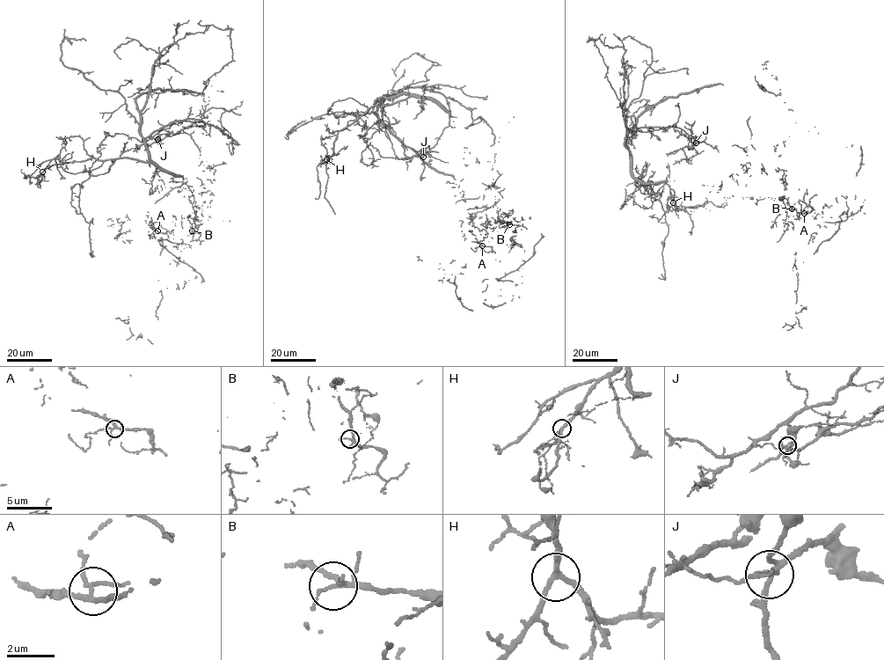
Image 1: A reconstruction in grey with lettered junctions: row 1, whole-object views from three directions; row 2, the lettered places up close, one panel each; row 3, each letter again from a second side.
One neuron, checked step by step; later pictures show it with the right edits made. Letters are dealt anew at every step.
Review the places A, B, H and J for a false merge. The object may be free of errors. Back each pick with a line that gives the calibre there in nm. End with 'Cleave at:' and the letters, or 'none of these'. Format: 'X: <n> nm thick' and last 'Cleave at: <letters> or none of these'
J: 200 nm thick
Cleave at: J

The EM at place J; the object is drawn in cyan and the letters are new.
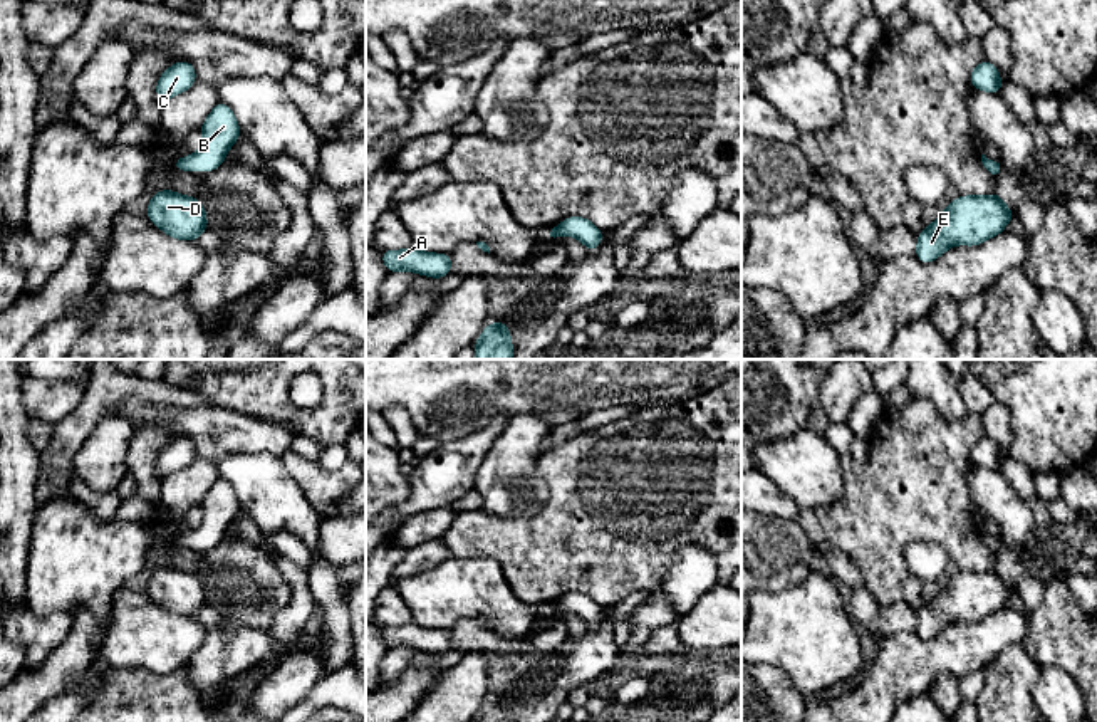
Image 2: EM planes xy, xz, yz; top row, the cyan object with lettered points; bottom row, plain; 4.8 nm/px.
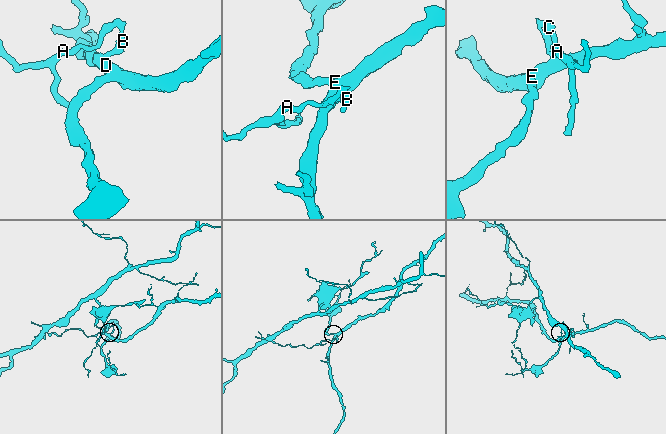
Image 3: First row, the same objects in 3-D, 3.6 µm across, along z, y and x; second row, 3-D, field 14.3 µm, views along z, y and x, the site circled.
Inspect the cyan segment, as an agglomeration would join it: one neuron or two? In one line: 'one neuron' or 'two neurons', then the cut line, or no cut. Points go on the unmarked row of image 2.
two neurons; cut in xy along (175, 534), (181, 534), (188, 546)

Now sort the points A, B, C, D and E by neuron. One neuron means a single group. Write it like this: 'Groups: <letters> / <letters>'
Groups: A B C / D E

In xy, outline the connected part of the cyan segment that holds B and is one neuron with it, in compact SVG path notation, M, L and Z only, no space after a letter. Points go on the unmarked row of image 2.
M218 479L213 487L208 490L205 499L201 500L201 524L198 529L190 531L186 534L176 534L176 536L185 536L188 539L188 547L211 547L216 546L223 541L226 527L235 521L235 517L240 514L242 507L238 502L238 497L233 490L233 487L225 480Z

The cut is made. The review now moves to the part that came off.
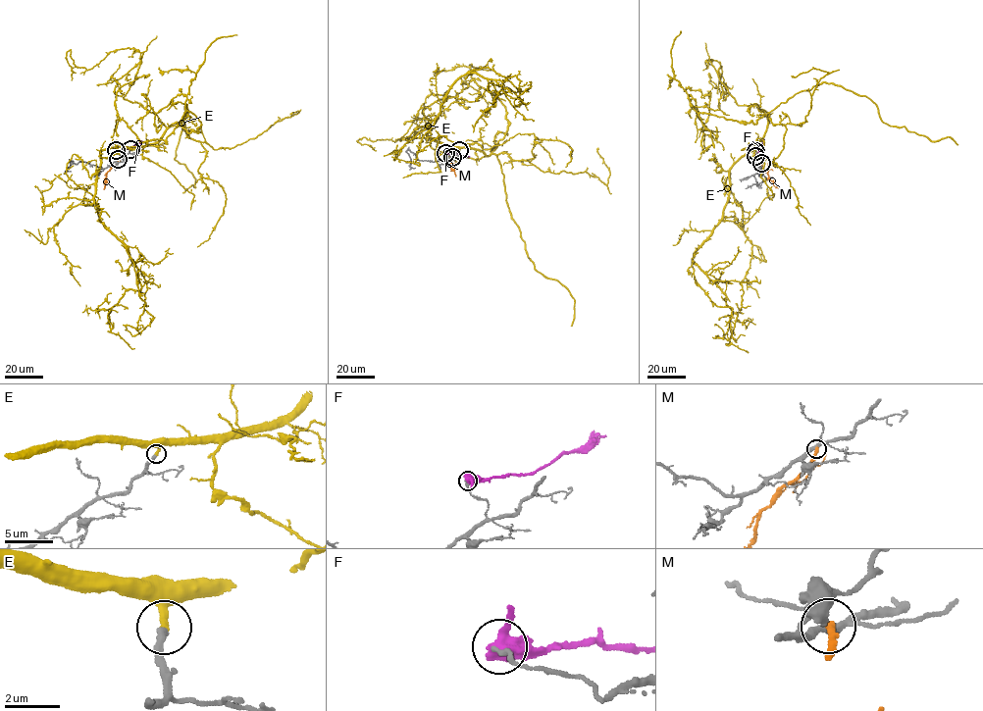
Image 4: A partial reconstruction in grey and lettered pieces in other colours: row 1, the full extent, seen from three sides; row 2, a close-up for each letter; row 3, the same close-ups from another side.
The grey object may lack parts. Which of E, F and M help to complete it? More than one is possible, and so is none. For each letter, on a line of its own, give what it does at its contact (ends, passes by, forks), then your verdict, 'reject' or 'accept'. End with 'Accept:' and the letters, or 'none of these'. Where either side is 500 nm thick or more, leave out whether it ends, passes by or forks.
E: it ends | accept
F: reject
M: it ends | reject
Accept: E

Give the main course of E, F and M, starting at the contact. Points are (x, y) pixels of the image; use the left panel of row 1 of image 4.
E: (131, 149), (173, 124), (201, 125), (185, 111), (165, 140), (140, 141), (114, 102), (145, 77)
F: (116, 150), (129, 149), (143, 141)
M: (119, 159), (107, 174), (103, 189)

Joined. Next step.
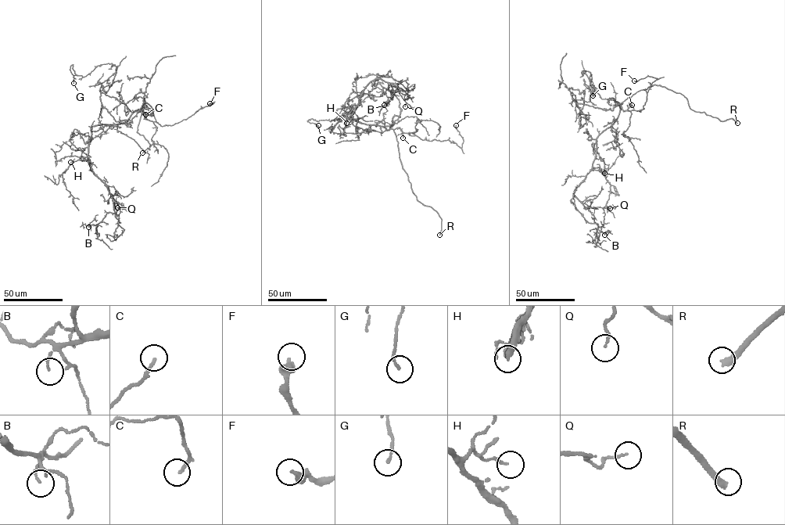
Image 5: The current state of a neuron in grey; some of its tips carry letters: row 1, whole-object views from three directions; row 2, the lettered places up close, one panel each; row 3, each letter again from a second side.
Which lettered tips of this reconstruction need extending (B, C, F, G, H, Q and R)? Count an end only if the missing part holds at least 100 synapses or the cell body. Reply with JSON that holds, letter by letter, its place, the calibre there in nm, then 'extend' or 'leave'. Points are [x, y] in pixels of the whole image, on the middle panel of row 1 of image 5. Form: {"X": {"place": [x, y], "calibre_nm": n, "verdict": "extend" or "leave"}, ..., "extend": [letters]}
{"B": {"place": [384, 105], "calibre_nm": 90, "verdict": "leave"}, "C": {"place": [403, 138], "calibre_nm": 160, "verdict": "leave"}, "F": {"place": [456, 125], "calibre_nm": 400, "verdict": "leave"}, "G": {"place": [318, 125], "calibre_nm": 140, "verdict": "leave"}, "H": {"place": [346, 123], "calibre_nm": 130, "verdict": "leave"}, "Q": {"place": [405, 106], "calibre_nm": 120, "verdict": "leave"}, "R": {"place": [439, 235], "calibre_nm": 360, "verdict": "extend"}, "extend": ["R"]}

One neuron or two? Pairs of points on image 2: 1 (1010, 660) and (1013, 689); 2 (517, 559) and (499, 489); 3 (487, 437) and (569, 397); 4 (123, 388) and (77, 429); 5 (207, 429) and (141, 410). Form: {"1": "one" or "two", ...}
{"1": "one", "2": "two", "3": "two", "4": "one", "5": "one"}

